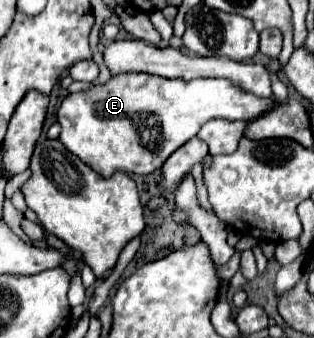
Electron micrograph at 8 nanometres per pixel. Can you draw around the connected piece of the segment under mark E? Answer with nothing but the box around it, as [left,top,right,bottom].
[59,73,281,177]

